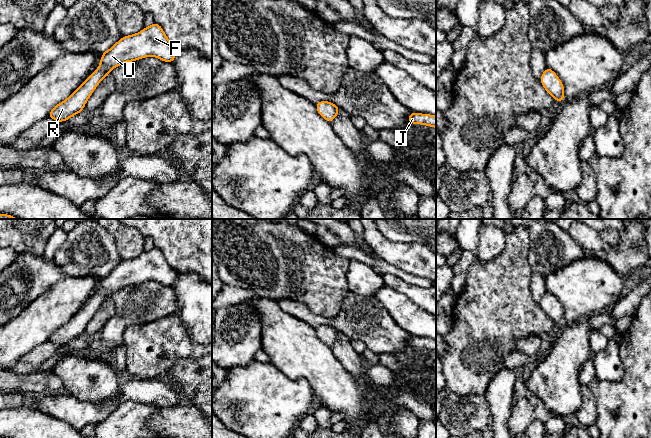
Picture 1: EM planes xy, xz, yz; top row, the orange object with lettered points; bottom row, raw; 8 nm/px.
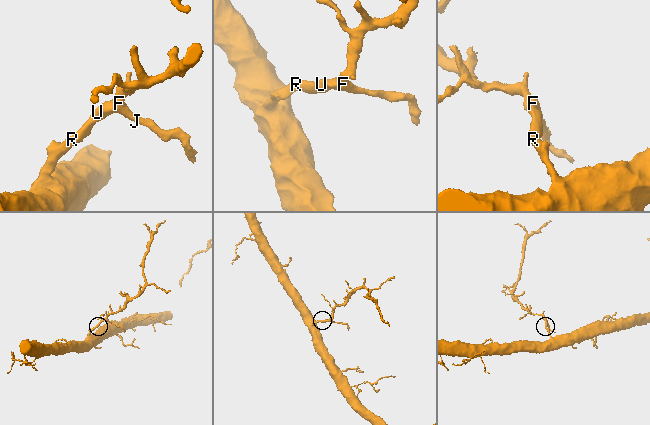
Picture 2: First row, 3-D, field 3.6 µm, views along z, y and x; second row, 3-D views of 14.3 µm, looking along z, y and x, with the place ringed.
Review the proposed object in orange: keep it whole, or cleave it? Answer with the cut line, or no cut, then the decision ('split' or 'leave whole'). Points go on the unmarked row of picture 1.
cut none; leave whole

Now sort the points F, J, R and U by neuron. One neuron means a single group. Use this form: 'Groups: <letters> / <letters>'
Groups: F J R U

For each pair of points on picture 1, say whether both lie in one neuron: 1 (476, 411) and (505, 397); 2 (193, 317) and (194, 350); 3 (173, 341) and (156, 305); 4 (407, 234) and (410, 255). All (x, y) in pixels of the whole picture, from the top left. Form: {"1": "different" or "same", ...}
{"1": "different", "2": "different", "3": "different", "4": "different"}

